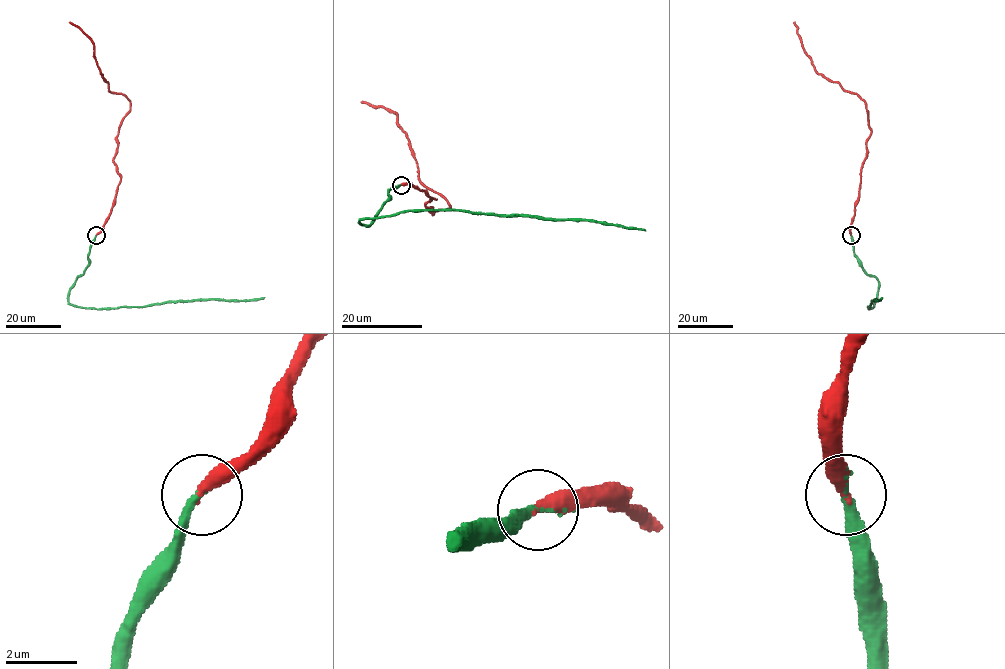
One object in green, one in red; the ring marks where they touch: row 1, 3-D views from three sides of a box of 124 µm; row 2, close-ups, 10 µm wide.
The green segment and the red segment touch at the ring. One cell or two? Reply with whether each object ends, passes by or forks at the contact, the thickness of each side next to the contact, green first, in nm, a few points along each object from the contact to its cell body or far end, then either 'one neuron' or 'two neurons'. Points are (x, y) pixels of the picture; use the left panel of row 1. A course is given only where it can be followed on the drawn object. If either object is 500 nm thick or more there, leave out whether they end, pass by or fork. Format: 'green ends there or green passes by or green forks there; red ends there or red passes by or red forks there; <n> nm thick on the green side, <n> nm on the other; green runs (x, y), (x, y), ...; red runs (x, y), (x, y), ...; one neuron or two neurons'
green ends there; red ends there; 260 nm thick on the green side, 380 nm on the other; green runs (97, 234), (90, 250), (88, 265), (69, 291), (69, 303), (101, 308), (264, 297); red runs (97, 234), (110, 211), (120, 180), (113, 160), (118, 128), (130, 101), (108, 90), (92, 42), (69, 22); one neuron

